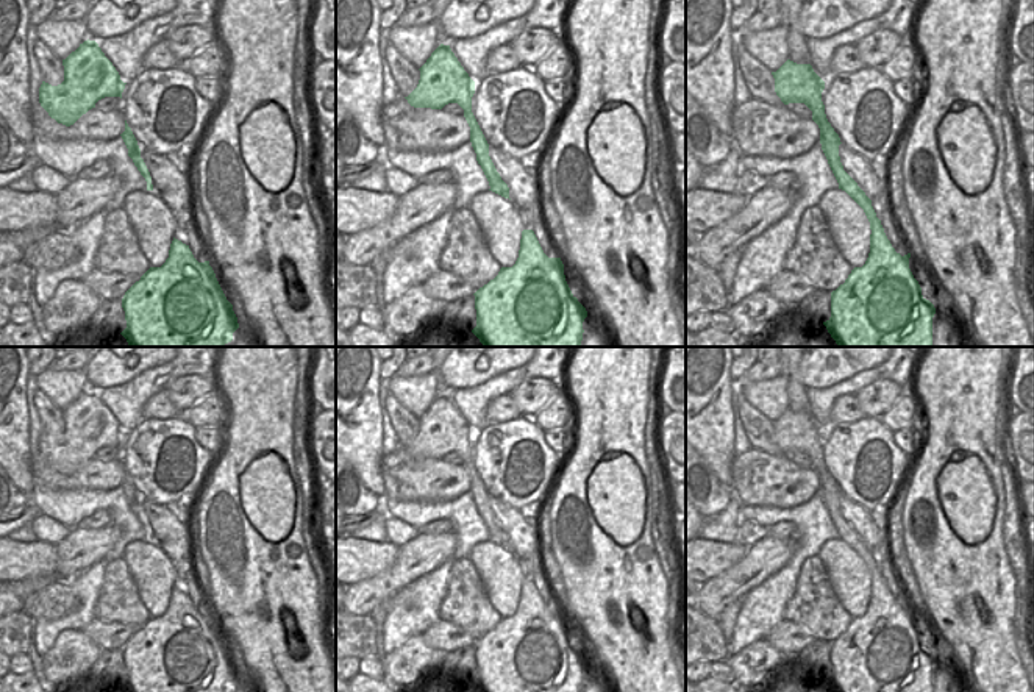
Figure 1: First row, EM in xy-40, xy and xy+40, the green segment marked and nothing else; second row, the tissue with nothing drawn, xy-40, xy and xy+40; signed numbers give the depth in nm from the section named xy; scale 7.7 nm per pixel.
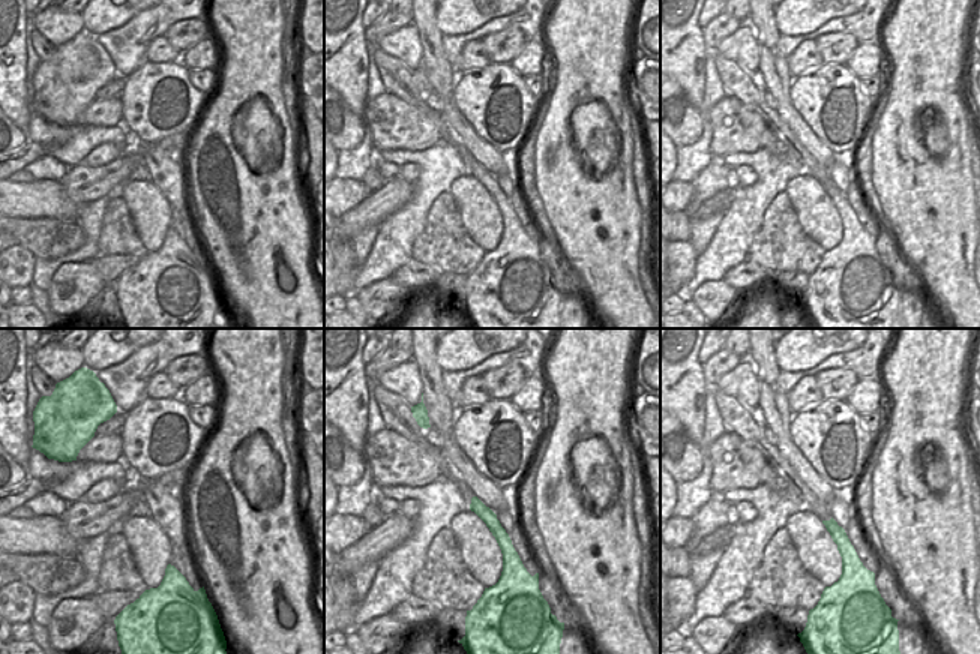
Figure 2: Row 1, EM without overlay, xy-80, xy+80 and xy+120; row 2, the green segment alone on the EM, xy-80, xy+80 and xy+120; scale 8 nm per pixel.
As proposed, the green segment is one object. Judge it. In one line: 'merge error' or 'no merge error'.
no merge error

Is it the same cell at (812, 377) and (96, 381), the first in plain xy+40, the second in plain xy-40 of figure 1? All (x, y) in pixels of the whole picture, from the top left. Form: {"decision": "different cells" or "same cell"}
{"decision": "same cell"}

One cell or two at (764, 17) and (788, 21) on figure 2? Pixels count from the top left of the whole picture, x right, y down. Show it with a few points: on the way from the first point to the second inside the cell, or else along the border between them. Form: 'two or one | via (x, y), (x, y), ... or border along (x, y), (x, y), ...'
two | border along (775, 15), (775, 24), (781, 33)

